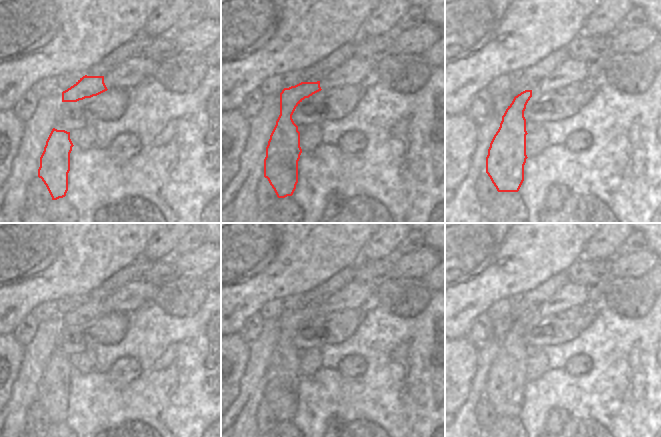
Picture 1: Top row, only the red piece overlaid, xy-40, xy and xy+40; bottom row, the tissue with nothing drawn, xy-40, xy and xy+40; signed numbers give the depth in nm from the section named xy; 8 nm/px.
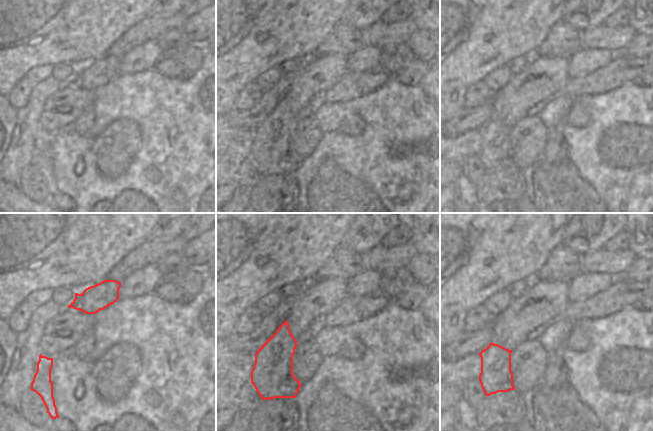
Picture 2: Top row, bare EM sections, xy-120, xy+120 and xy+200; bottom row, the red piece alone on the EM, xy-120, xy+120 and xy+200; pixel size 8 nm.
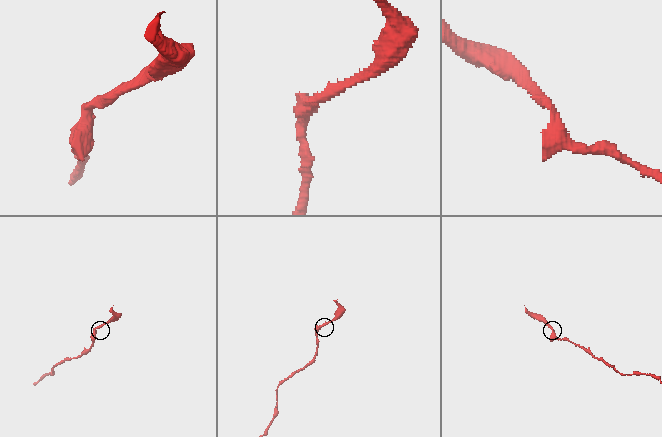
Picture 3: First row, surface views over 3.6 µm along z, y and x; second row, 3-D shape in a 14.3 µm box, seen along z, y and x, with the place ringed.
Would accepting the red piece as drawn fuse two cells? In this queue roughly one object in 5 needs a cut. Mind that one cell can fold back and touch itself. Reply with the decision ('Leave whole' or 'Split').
Leave whole.

